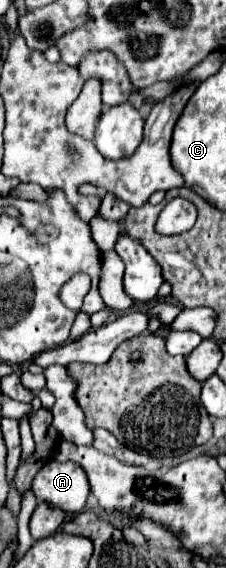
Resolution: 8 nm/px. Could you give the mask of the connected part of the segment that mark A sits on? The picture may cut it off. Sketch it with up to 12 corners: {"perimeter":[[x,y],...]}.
{"perimeter":[[48,460],[32,492],[68,514],[90,486],[78,464]]}

